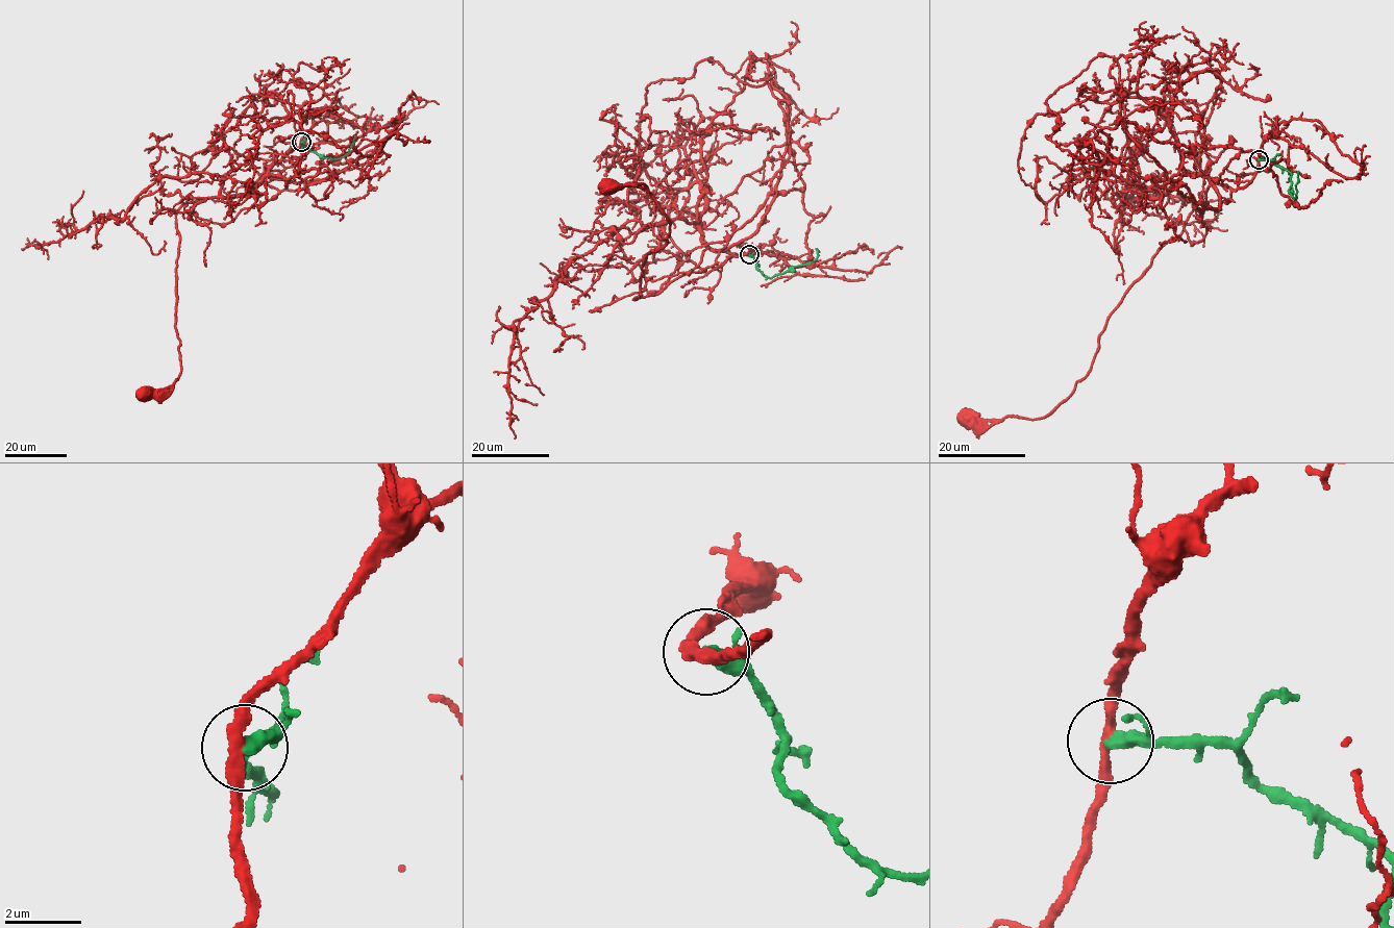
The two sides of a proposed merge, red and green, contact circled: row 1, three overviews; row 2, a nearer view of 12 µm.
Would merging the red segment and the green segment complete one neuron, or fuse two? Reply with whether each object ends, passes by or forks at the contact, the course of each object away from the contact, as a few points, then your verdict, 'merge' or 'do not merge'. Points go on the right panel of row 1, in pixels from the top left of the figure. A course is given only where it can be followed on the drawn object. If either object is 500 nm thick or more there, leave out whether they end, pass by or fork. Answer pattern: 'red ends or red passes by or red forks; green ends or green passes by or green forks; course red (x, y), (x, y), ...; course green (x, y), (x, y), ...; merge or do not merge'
red passes by; green ends; course red (1259, 159), (1245, 186), (1209, 185), (1208, 207), (1197, 202), (1106, 319), (1070, 396), (1034, 420), (969, 417); course green (1259, 159), (1271, 160), (1289, 171), (1292, 182), (1289, 194), (1295, 199), (1298, 171); do not merge

